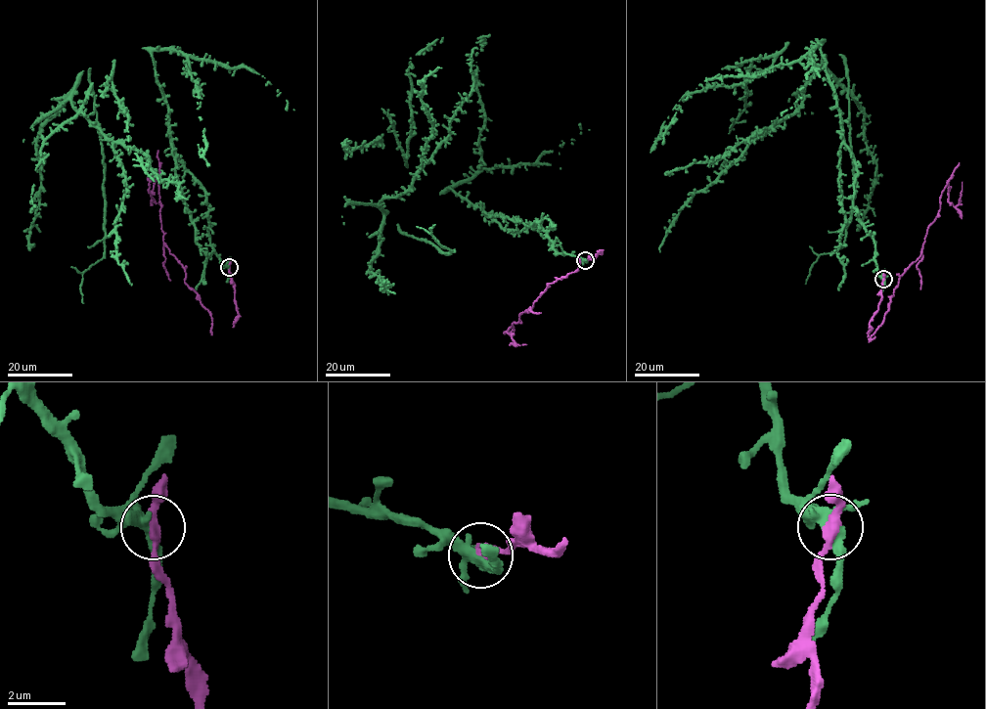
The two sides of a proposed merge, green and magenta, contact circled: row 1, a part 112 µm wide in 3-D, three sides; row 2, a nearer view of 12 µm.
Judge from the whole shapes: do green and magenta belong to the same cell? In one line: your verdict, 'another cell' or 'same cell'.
another cell

